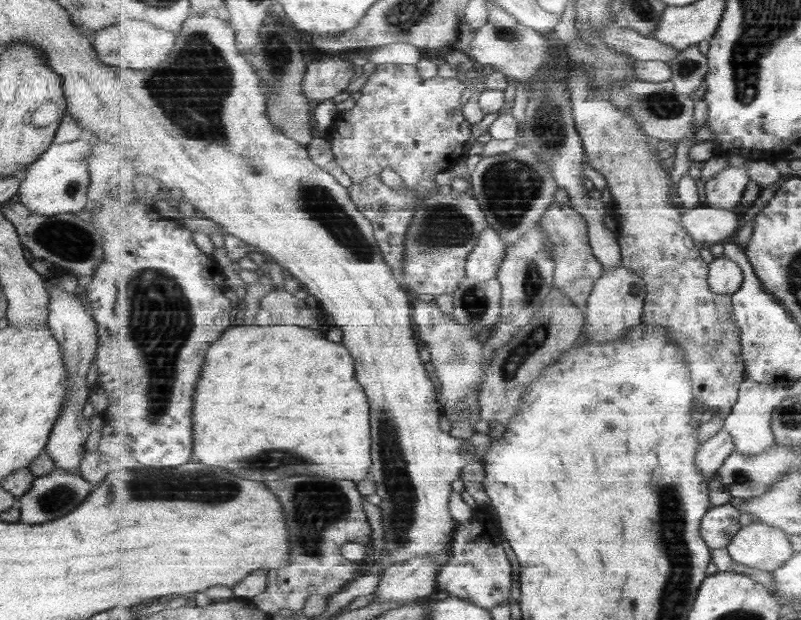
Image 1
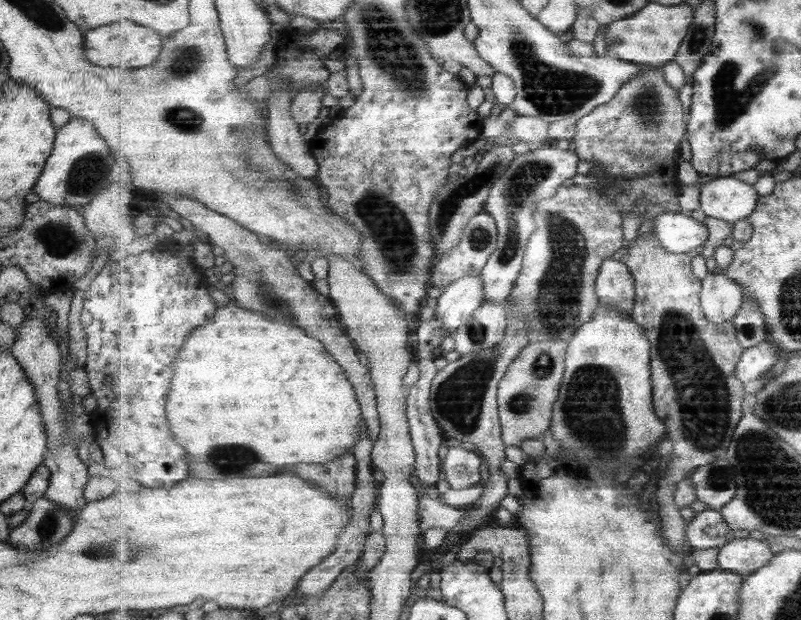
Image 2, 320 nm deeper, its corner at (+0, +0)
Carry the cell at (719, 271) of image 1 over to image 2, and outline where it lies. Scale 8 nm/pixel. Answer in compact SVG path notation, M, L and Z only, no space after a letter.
M725 272L708 273L702 280L702 309L715 324L735 320L745 300L742 285Z

